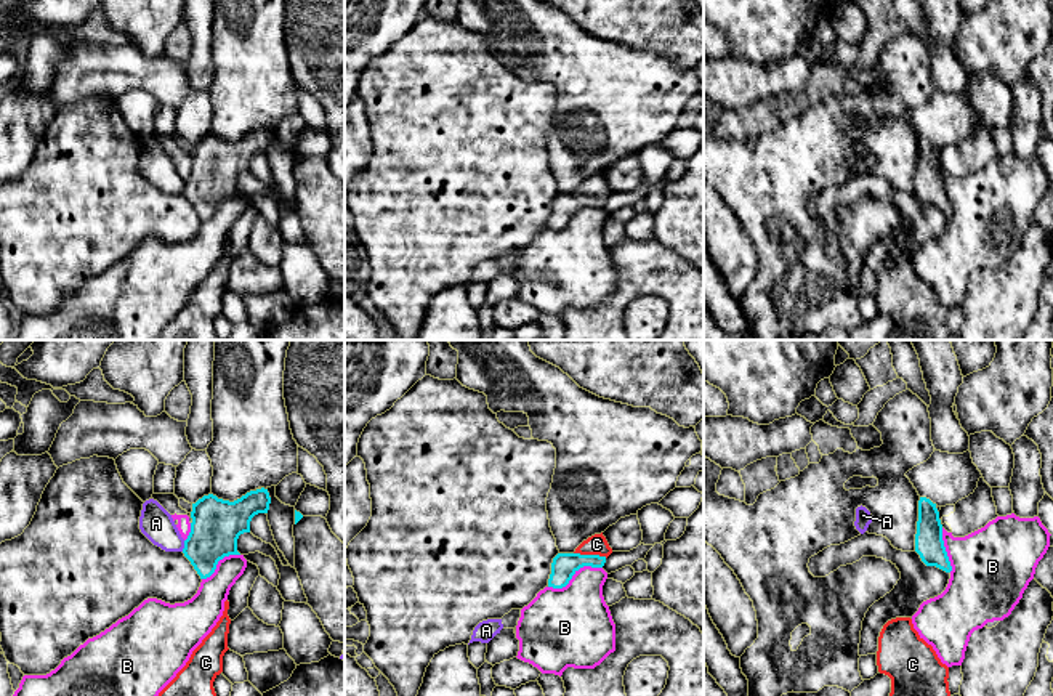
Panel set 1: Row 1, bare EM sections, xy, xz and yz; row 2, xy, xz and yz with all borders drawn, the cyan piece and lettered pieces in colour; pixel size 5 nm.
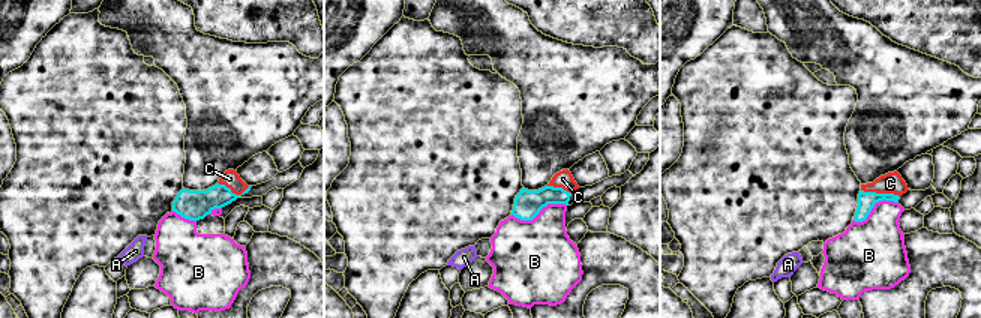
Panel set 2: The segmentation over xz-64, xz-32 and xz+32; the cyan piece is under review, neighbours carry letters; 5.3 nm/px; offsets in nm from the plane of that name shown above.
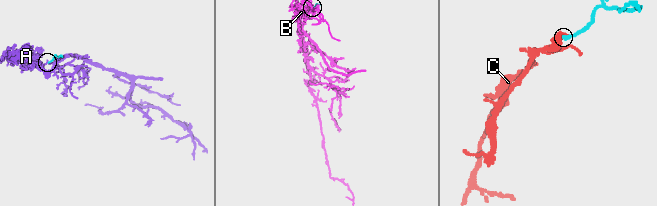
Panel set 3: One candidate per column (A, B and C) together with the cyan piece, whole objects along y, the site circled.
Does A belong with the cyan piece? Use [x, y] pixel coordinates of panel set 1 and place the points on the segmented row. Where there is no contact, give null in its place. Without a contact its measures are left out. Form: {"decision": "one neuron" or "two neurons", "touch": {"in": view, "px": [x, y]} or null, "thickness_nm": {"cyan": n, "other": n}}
{"decision": "two neurons", "touch": {"in": "xy", "px": [185, 546]}, "thickness_nm": {"cyan": 260, "other": 170}}

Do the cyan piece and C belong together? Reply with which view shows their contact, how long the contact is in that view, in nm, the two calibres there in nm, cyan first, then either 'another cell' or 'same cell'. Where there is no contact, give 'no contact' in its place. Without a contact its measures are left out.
meets cyan in xz; contact 170 nm long; 130 nm thick on the cyan side, 100 nm on the other; same cell

